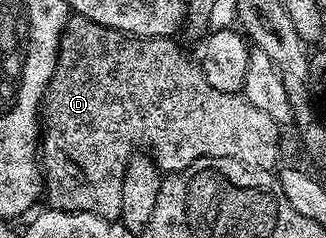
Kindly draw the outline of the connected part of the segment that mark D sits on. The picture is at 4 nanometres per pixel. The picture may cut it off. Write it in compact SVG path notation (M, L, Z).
M70 16L39 118L43 197L52 208L118 220L123 175L138 151L148 154L165 175L183 171L204 157L235 159L252 169L278 168L277 121L259 111L259 107L251 107L244 95L215 91L207 83L200 64L194 58L192 61L175 42L173 37L132 37L130 33L103 27L86 17Z

